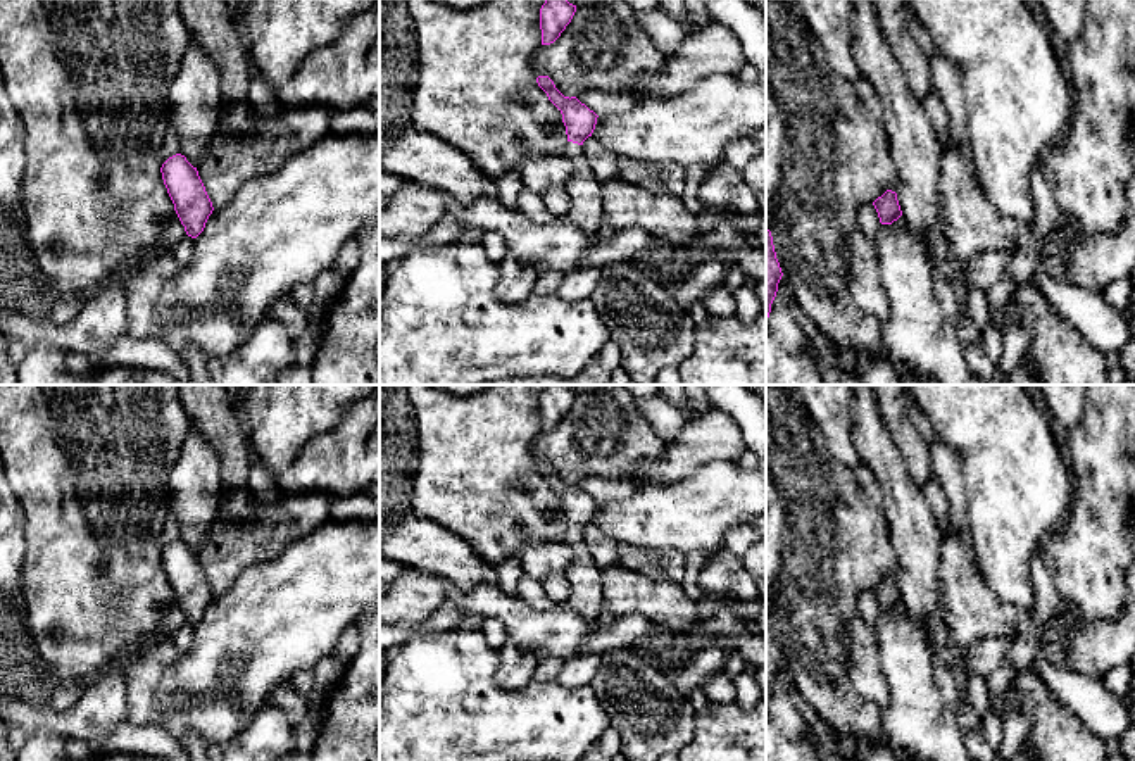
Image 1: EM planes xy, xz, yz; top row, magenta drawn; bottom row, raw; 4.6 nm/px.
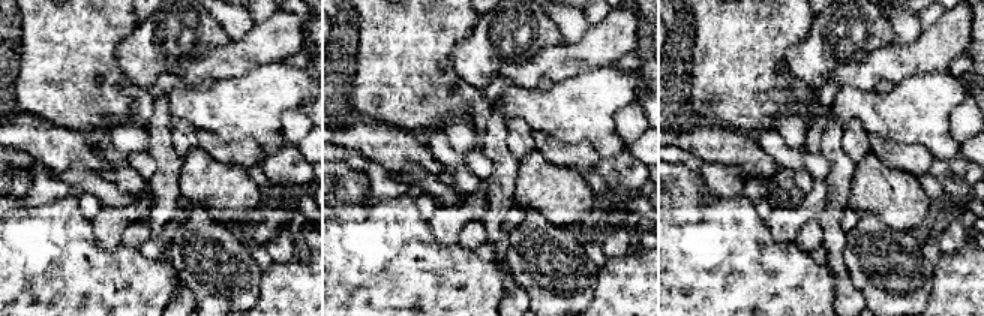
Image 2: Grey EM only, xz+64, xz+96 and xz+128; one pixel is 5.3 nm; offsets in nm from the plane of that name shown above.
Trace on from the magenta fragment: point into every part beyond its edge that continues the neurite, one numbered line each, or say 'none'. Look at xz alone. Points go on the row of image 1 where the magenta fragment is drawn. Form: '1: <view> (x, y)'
1: xz (585, 190)

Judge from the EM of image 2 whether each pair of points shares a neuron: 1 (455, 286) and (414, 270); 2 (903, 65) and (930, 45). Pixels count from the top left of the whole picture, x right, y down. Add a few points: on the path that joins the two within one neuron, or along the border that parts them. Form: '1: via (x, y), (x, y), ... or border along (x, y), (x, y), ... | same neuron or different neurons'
1: via (444, 286), (431, 286), (425, 280) | same neuron
2: via (909, 60), (917, 59), (924, 51) | same neuron

